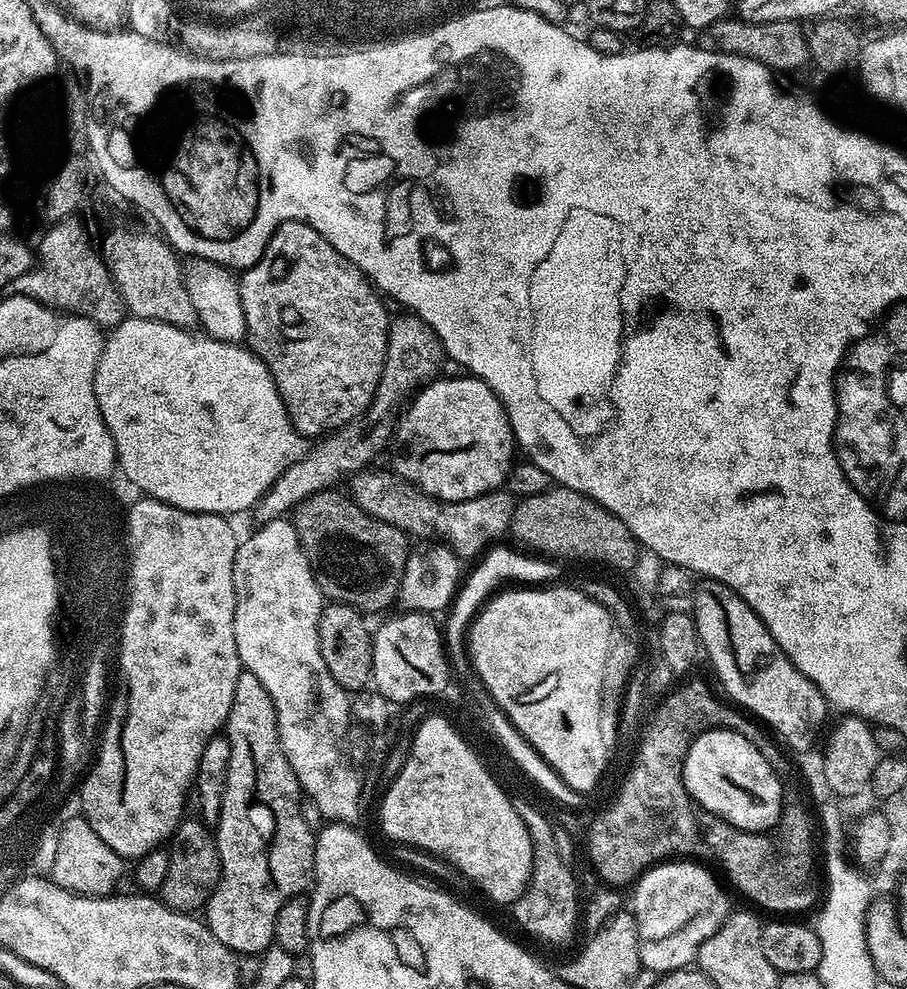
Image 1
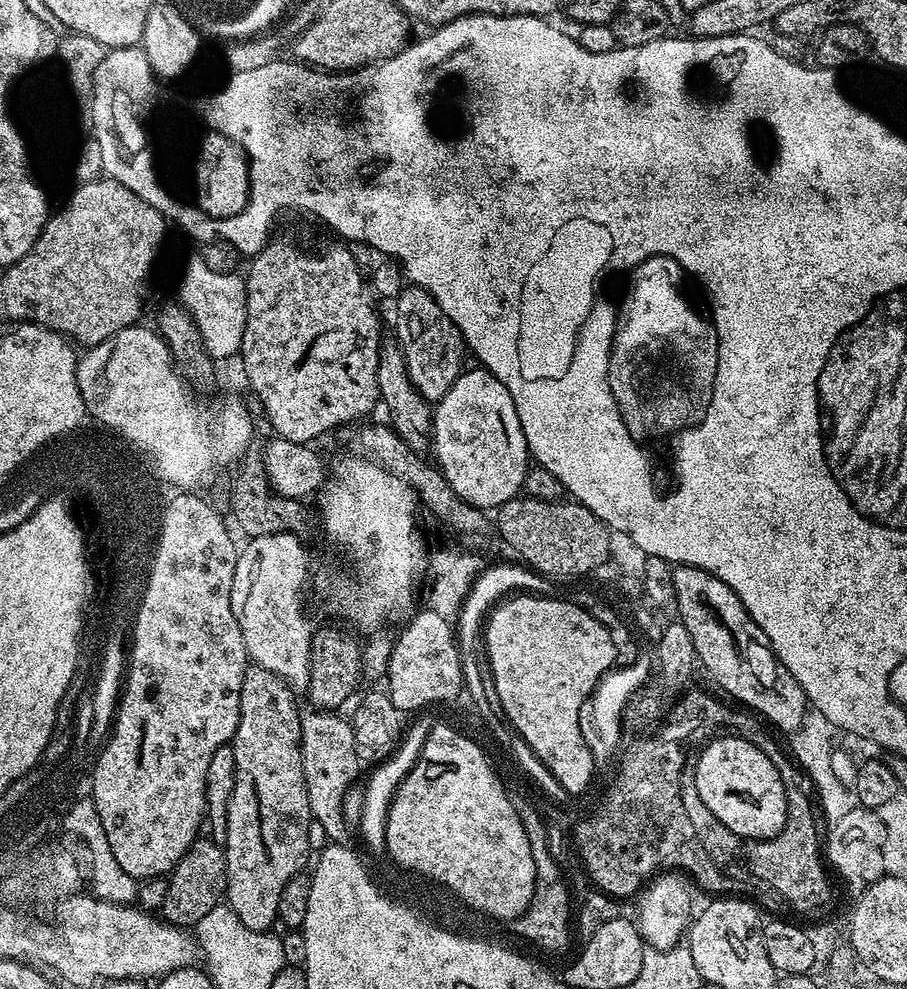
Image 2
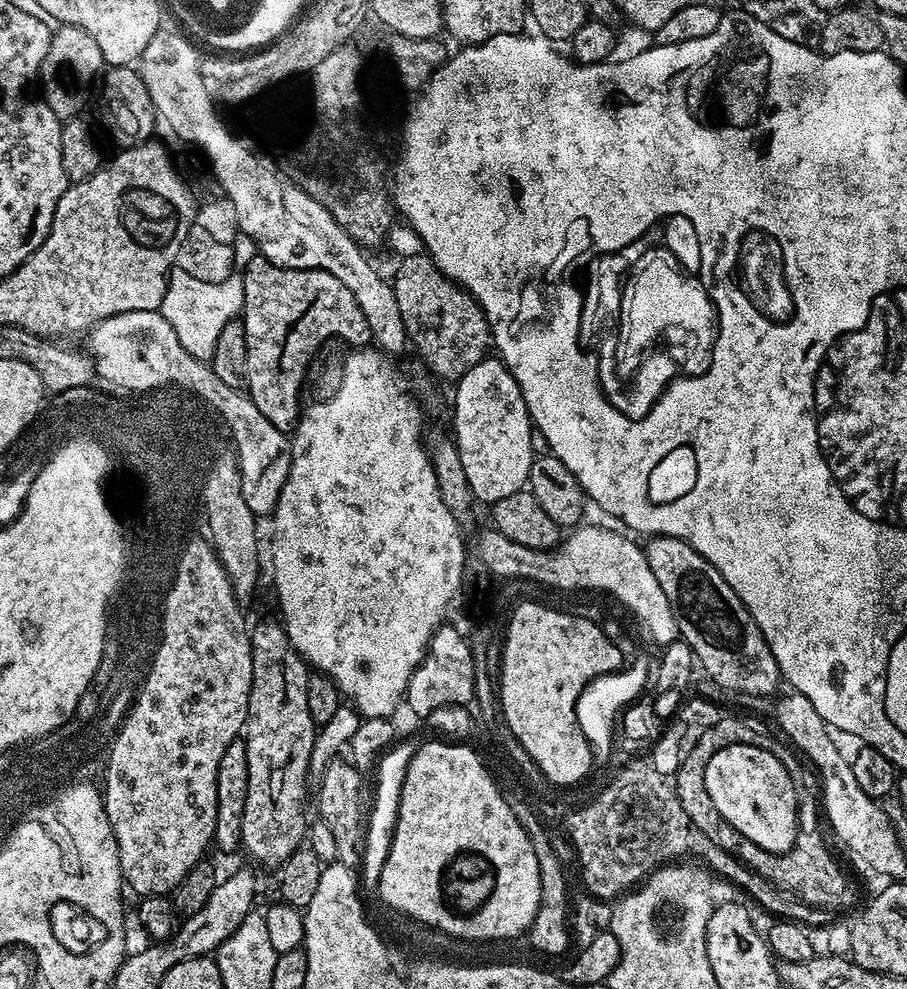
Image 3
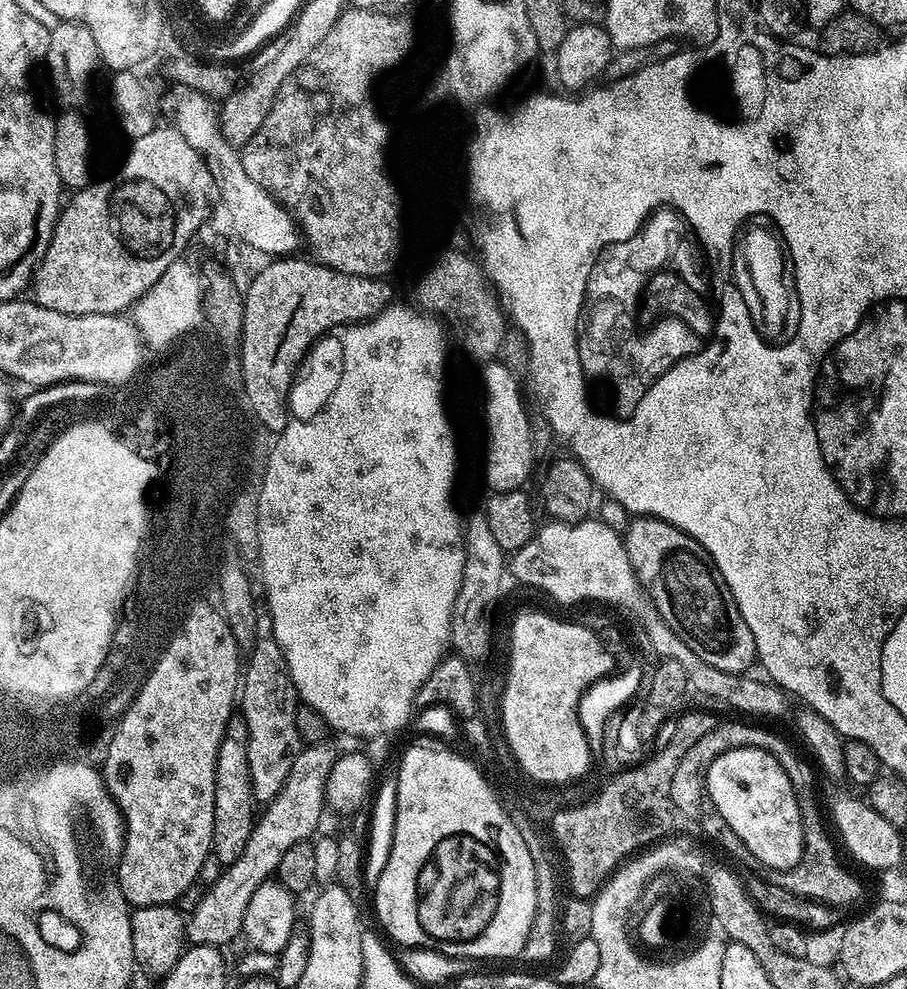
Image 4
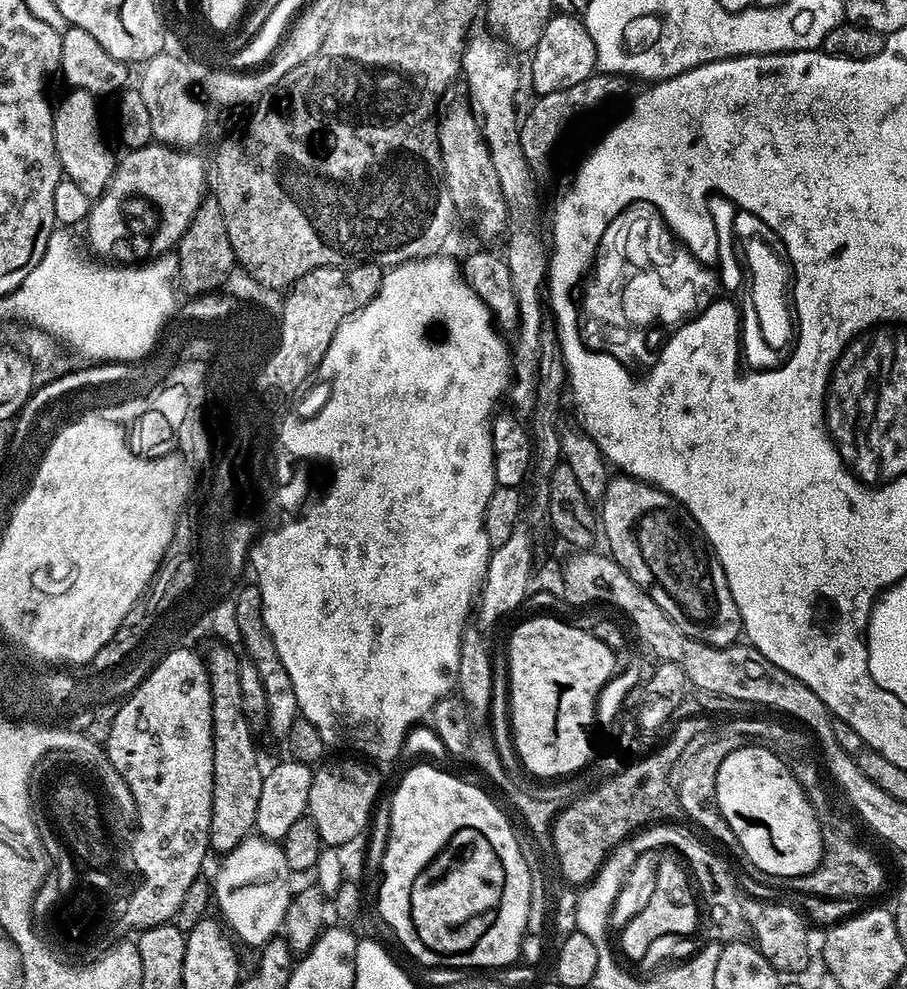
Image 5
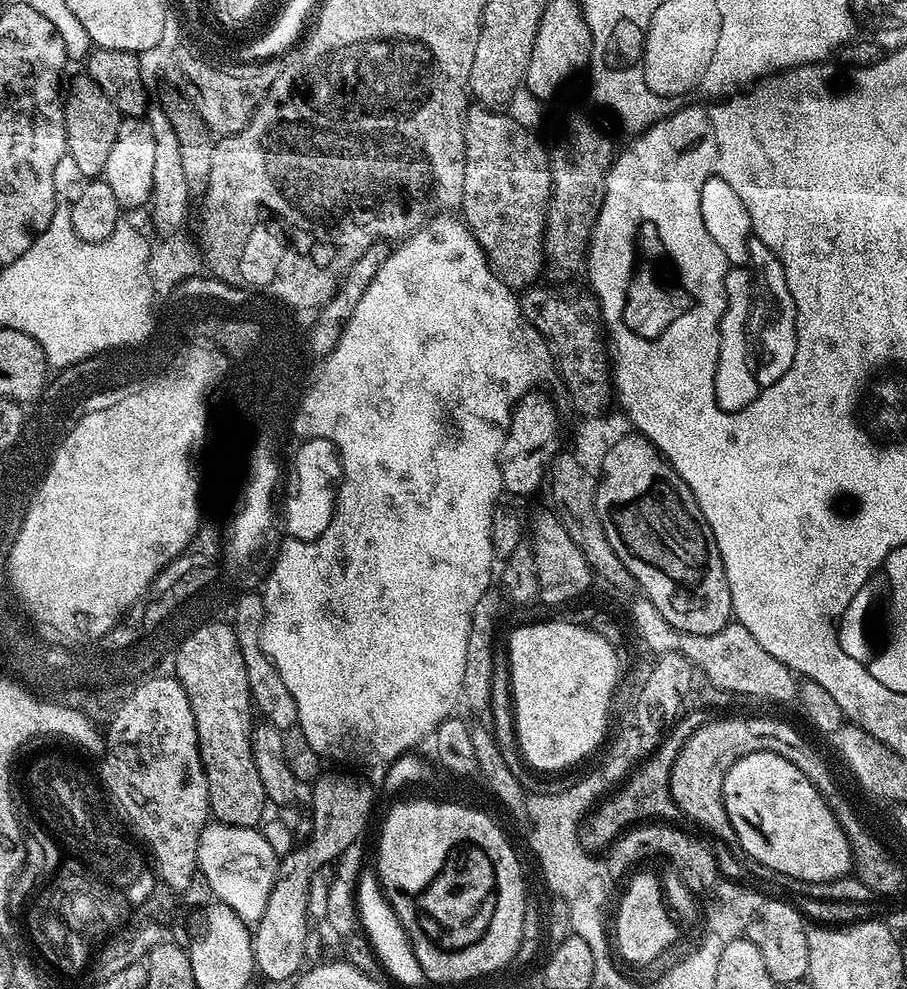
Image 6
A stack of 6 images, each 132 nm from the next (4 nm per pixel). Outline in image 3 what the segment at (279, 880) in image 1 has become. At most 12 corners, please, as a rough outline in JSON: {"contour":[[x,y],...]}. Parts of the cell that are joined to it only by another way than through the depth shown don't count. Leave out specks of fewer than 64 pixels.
{"contour":[[279,619],[251,625],[243,851],[306,836],[318,726]]}

